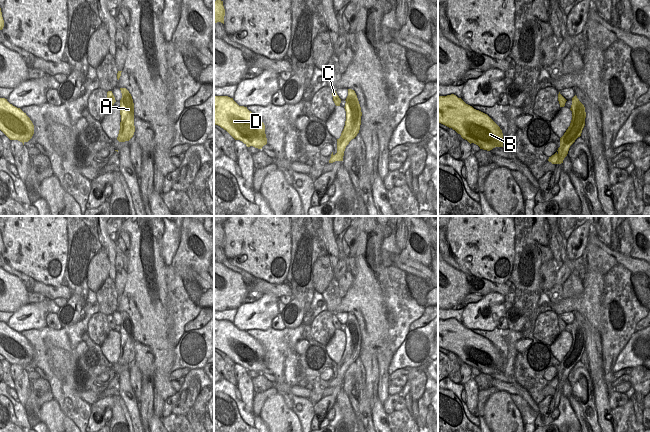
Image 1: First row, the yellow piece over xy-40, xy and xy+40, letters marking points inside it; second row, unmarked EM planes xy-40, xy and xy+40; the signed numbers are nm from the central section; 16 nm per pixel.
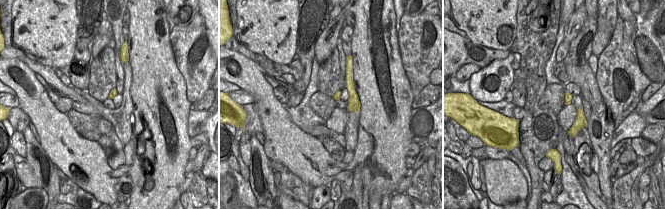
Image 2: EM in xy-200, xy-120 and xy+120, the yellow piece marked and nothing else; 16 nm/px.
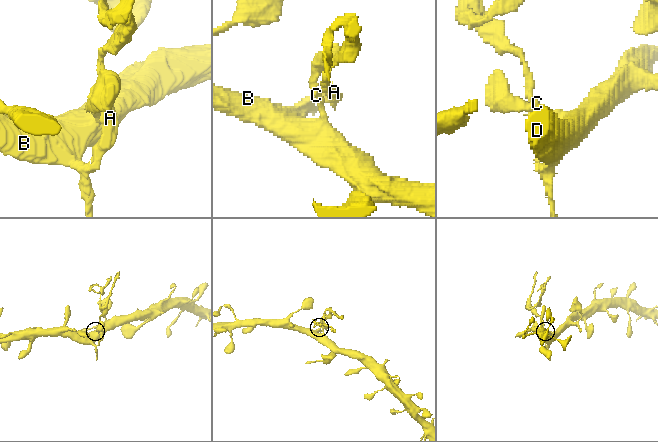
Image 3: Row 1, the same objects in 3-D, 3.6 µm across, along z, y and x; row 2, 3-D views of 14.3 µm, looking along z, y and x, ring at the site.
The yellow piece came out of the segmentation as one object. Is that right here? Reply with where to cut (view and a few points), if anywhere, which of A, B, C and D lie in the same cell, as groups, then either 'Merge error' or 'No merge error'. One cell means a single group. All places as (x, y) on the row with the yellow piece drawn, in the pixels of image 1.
Split along xy+40 (557, 154), (563, 159). Groups: A / B C D. Merge error

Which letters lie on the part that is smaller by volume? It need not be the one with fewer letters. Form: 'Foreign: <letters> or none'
Foreign: A

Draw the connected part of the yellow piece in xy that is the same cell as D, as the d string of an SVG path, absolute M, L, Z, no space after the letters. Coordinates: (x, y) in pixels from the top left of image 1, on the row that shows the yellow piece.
M214 95L214 124L226 130L235 140L242 141L247 147L262 149L267 144L262 120L228 96Z

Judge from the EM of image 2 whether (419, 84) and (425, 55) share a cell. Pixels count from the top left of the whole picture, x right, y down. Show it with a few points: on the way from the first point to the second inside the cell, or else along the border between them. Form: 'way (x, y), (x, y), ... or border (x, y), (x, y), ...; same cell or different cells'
way (419, 77), (419, 62); same cell

